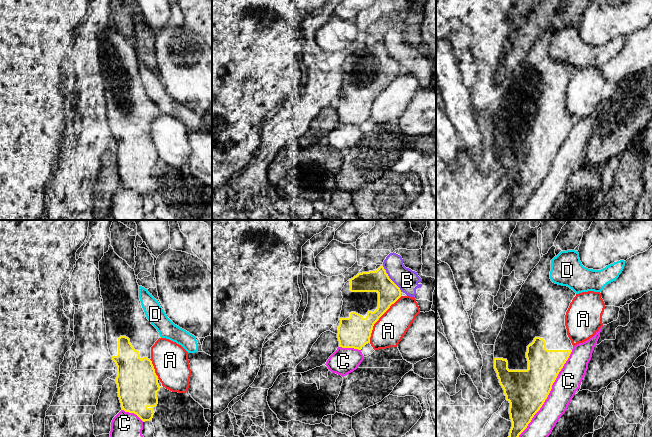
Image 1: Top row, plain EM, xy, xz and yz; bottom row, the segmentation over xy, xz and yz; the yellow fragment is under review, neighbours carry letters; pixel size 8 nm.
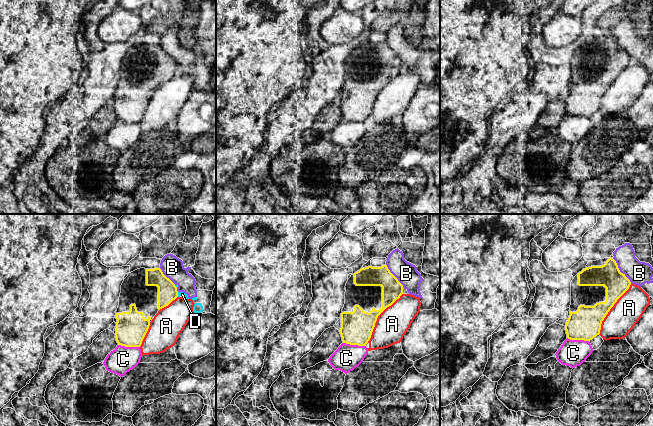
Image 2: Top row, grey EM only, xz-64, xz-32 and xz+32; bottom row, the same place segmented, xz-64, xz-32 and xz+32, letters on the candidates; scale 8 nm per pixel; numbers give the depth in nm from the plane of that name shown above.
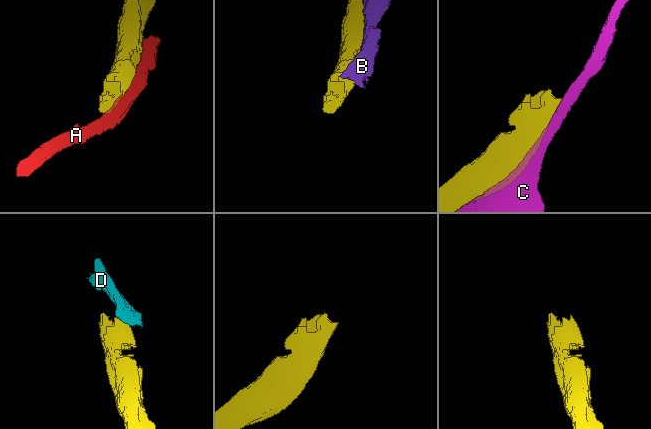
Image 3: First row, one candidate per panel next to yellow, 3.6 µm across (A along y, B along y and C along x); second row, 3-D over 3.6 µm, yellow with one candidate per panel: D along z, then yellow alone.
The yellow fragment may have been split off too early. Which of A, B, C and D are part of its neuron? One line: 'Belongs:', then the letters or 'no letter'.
Belongs: no letter

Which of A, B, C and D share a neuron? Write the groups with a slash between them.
A / B D / C

